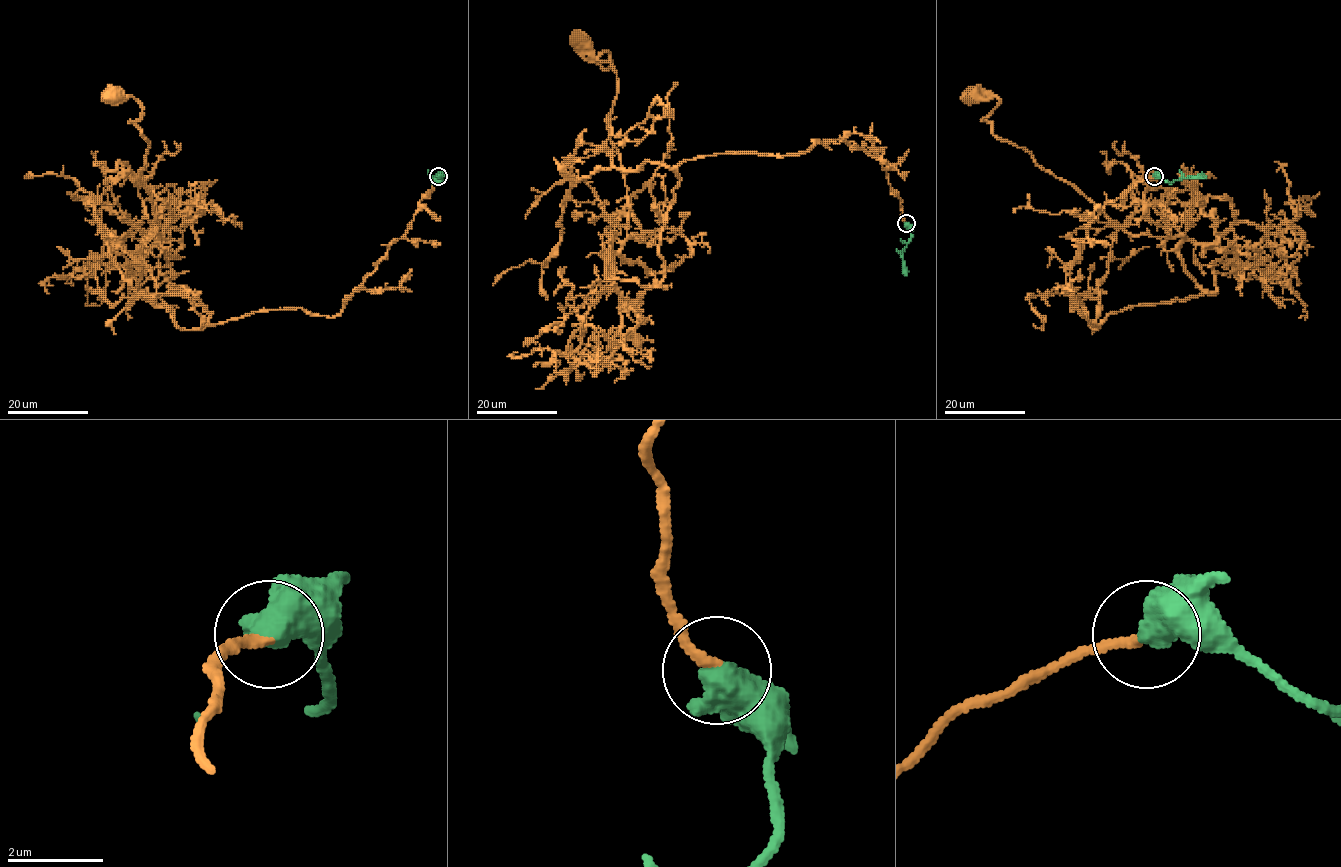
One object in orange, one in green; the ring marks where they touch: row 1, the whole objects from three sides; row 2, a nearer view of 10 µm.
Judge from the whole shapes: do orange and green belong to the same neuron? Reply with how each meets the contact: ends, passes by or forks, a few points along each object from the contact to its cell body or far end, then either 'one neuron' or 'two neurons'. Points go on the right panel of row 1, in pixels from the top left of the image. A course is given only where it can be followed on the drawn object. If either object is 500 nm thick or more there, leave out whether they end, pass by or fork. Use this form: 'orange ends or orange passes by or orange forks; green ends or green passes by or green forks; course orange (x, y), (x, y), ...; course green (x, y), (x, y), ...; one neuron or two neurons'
course orange (1153, 176), (1079, 242), (1092, 324), (1217, 289), (1182, 236), (1131, 235), (969, 92); course green (1153, 176), (1171, 182), (1205, 175); one neuron

